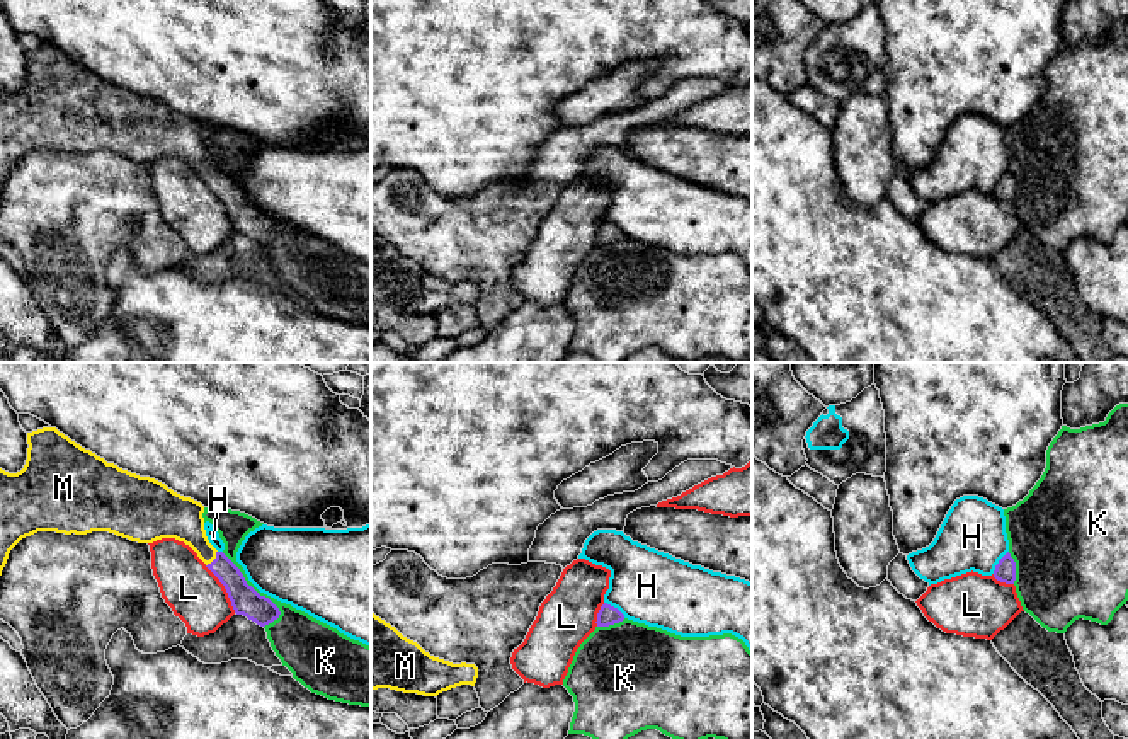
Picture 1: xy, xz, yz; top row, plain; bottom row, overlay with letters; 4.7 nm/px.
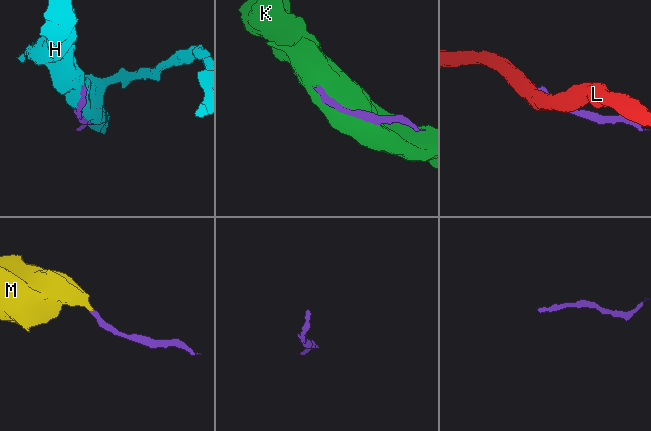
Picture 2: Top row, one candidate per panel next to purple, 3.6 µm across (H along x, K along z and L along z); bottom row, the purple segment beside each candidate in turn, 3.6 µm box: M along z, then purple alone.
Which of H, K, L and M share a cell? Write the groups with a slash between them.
H / K / L / M

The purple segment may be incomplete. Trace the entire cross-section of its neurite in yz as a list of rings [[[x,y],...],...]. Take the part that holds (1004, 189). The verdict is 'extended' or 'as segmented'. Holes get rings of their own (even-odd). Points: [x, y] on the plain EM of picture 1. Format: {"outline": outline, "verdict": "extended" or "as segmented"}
{"outline": [[[1007,170],[995,184],[994,196],[1006,203],[1014,203],[1016,199],[1016,180]]], "verdict": "as segmented"}

